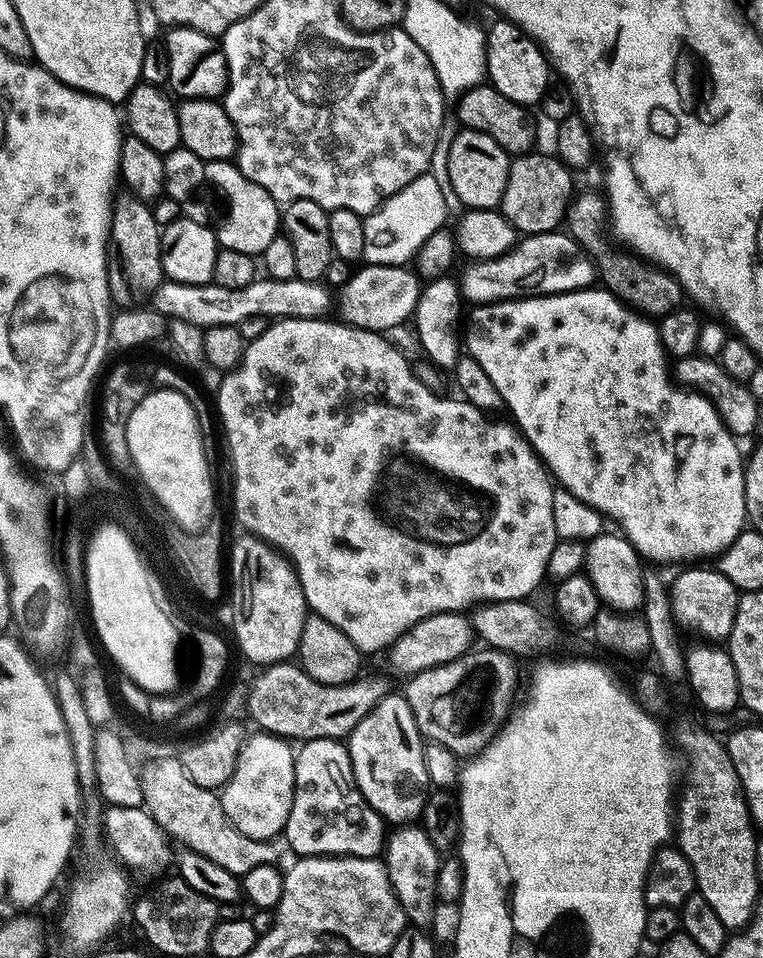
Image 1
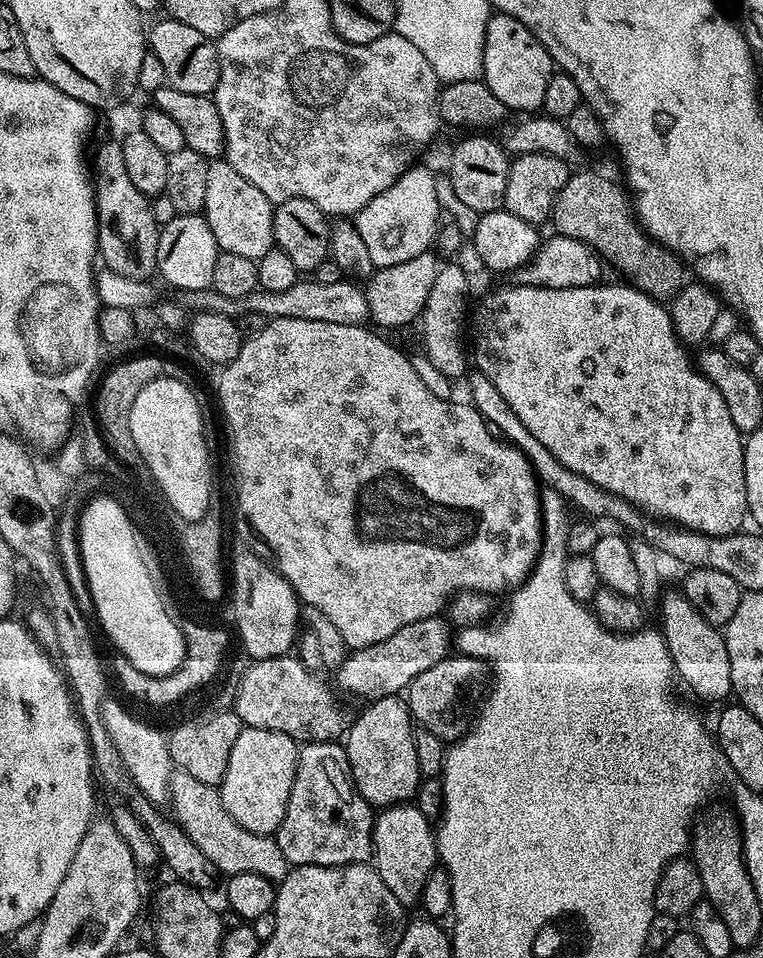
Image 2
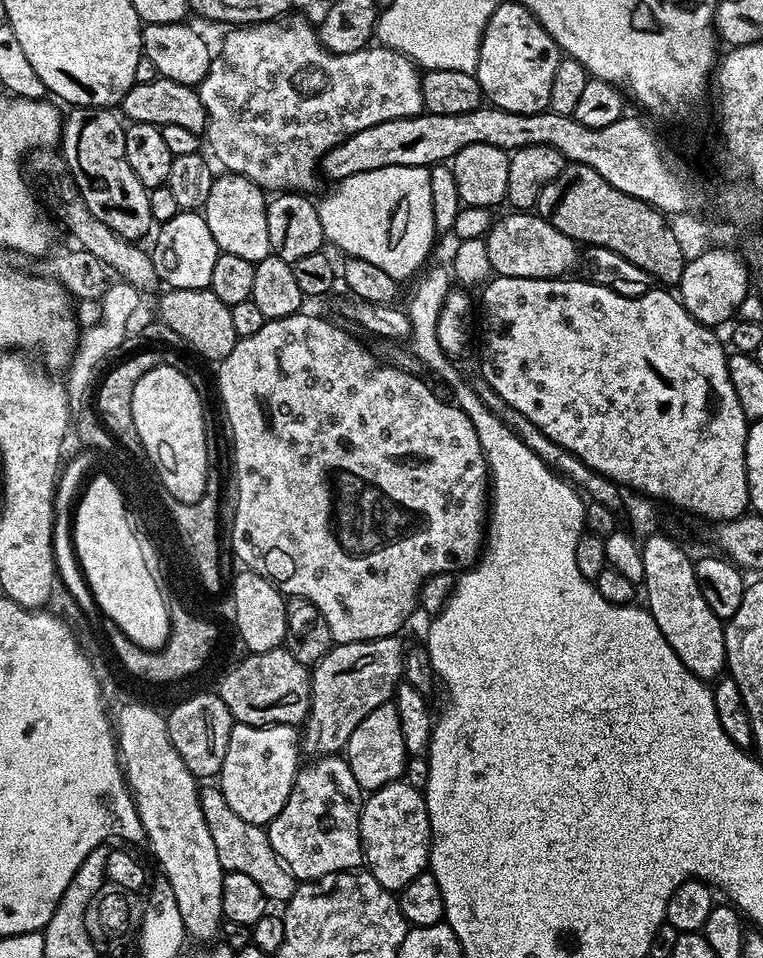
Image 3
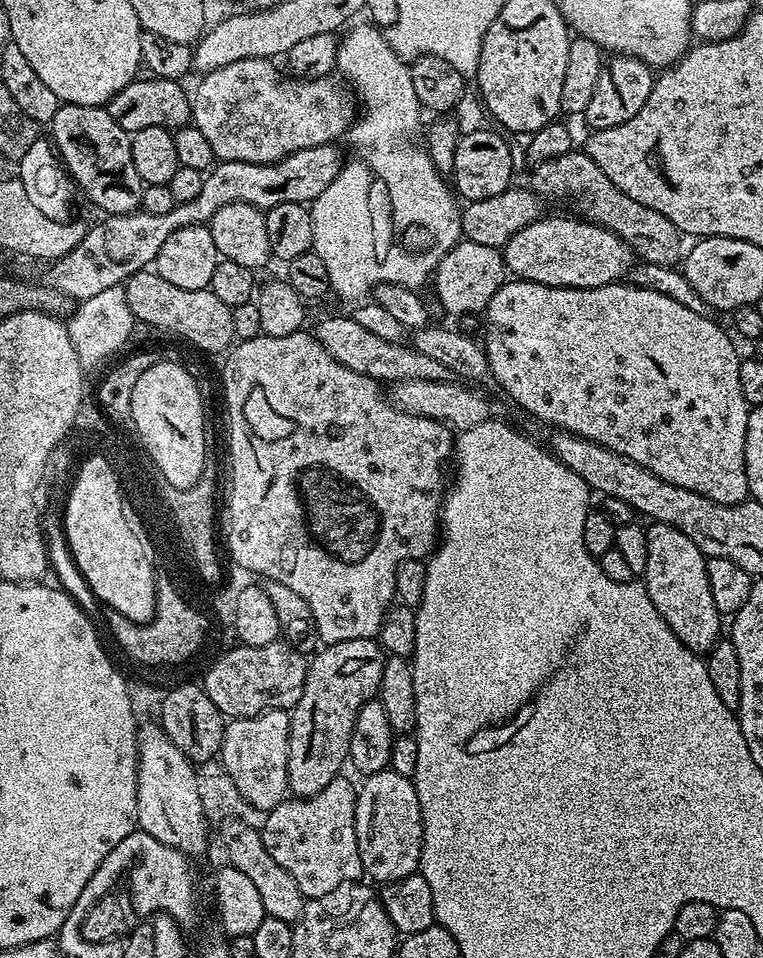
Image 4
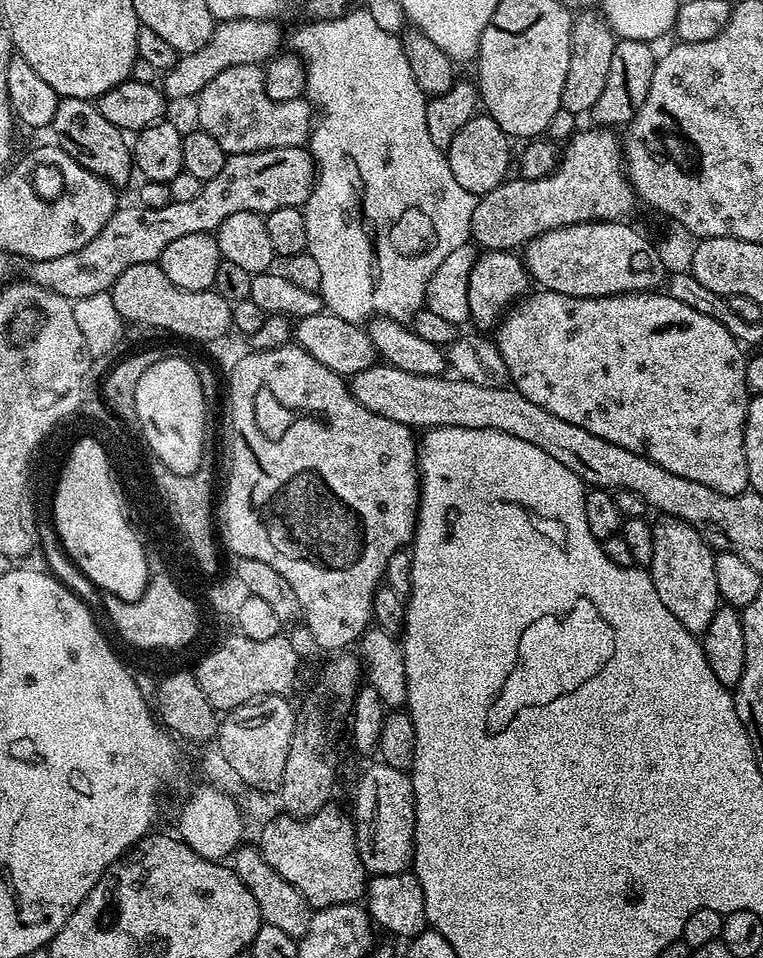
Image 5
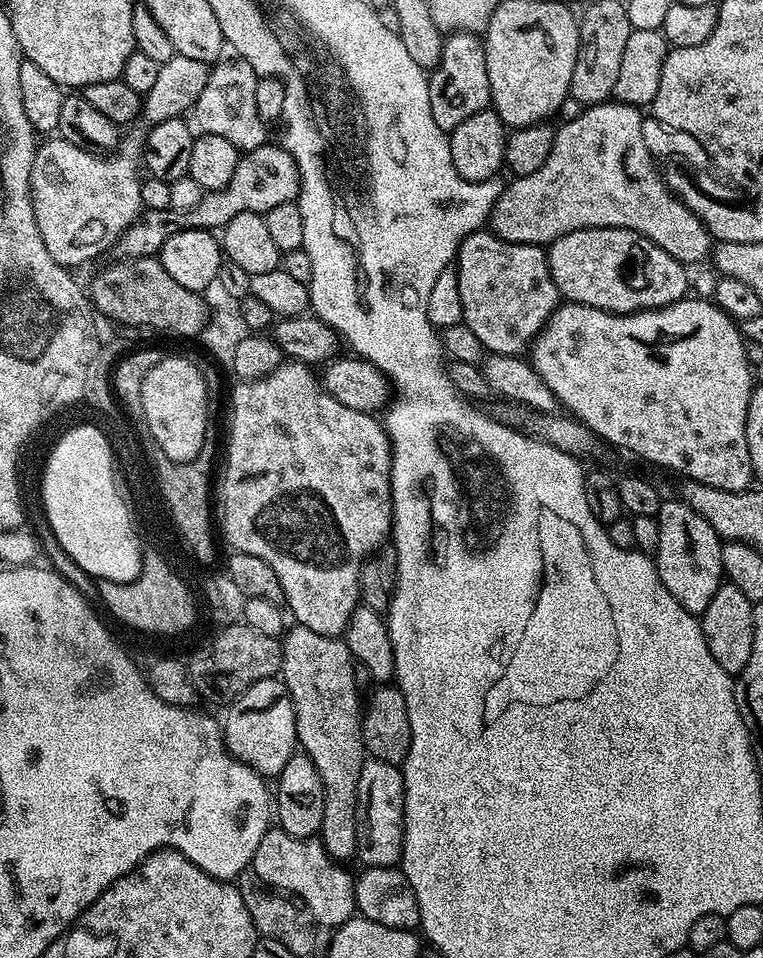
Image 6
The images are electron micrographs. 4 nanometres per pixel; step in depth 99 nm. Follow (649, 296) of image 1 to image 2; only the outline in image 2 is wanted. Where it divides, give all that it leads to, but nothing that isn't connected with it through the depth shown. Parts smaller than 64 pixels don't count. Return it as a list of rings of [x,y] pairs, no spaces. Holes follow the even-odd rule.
[[[573,171],[554,202],[551,227],[556,227],[553,229],[559,235],[574,238],[594,249],[605,265],[612,267],[613,264],[625,276],[621,277],[631,287],[645,292],[647,296],[653,296],[655,300],[671,302],[686,283],[685,265],[677,253],[653,240],[640,227],[625,189],[621,185],[620,188],[608,176],[599,176],[596,172]]]

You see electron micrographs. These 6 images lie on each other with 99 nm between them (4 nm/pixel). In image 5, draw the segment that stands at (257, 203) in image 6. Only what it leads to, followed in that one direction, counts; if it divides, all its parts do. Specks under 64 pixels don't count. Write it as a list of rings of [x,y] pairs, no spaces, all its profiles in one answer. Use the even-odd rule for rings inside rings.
[[[307,147],[299,148],[271,148],[261,152],[238,152],[229,155],[224,161],[222,171],[215,178],[203,181],[195,198],[189,198],[186,202],[172,202],[161,208],[133,208],[117,207],[116,213],[109,218],[106,226],[82,246],[74,254],[62,254],[62,258],[46,258],[45,260],[33,260],[27,265],[27,279],[31,283],[42,286],[59,296],[75,301],[89,298],[99,292],[107,292],[112,283],[121,276],[130,266],[139,264],[155,264],[159,261],[162,250],[170,246],[177,238],[186,238],[186,234],[202,234],[203,232],[214,234],[230,218],[230,214],[239,212],[259,212],[267,214],[283,208],[300,208],[307,204],[312,187],[316,184],[318,169],[312,153]]]

